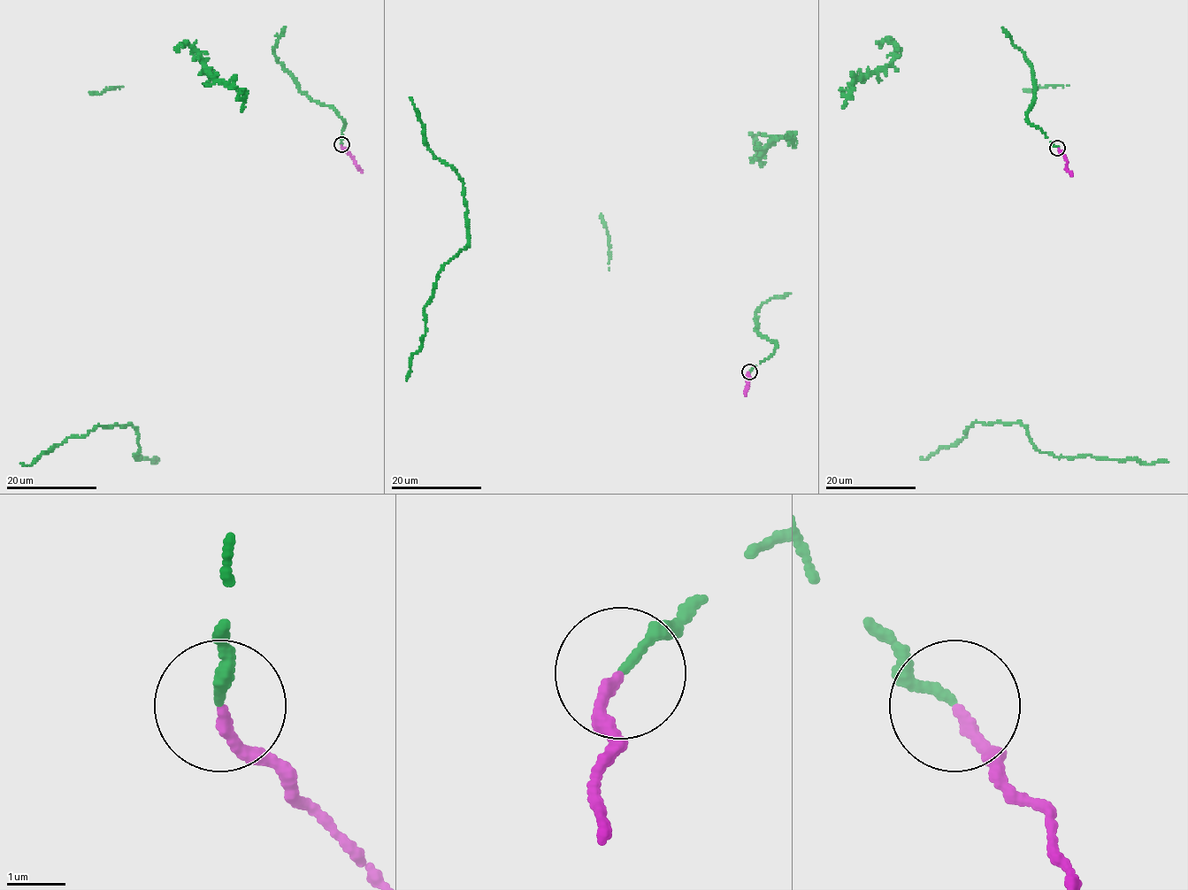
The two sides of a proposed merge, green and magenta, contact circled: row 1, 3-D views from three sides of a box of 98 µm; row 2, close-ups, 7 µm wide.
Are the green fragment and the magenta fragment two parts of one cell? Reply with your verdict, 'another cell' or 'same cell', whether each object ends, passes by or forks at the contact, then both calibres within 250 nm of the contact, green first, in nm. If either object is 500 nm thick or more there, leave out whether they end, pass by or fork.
same cell | green ends | magenta ends | 150/170 nm

